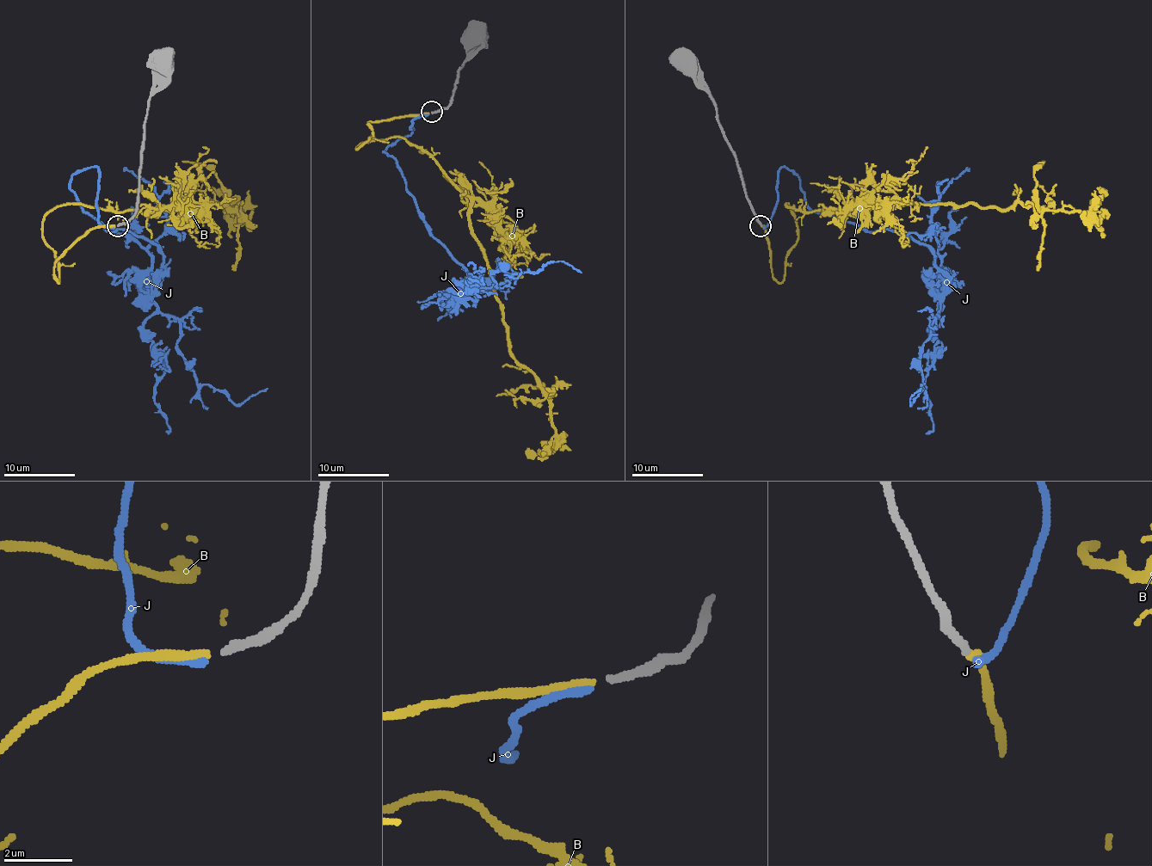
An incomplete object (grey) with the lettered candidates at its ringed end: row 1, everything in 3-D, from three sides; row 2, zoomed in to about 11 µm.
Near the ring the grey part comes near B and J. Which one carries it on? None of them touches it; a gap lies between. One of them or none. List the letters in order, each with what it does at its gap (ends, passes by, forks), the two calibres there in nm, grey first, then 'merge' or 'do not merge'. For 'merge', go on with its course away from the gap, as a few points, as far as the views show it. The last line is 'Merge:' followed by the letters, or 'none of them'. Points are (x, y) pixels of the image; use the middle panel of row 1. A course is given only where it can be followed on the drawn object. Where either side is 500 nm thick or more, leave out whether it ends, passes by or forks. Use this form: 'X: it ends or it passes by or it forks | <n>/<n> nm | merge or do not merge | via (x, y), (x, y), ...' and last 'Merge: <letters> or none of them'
B: it ends | 240/220 nm | merge | via (428, 113), (369, 122), (357, 147), (421, 147), (471, 200), (508, 351), (549, 402), (554, 445), (526, 451)
J: it ends | 240/240 nm | do not merge
Merge: B

